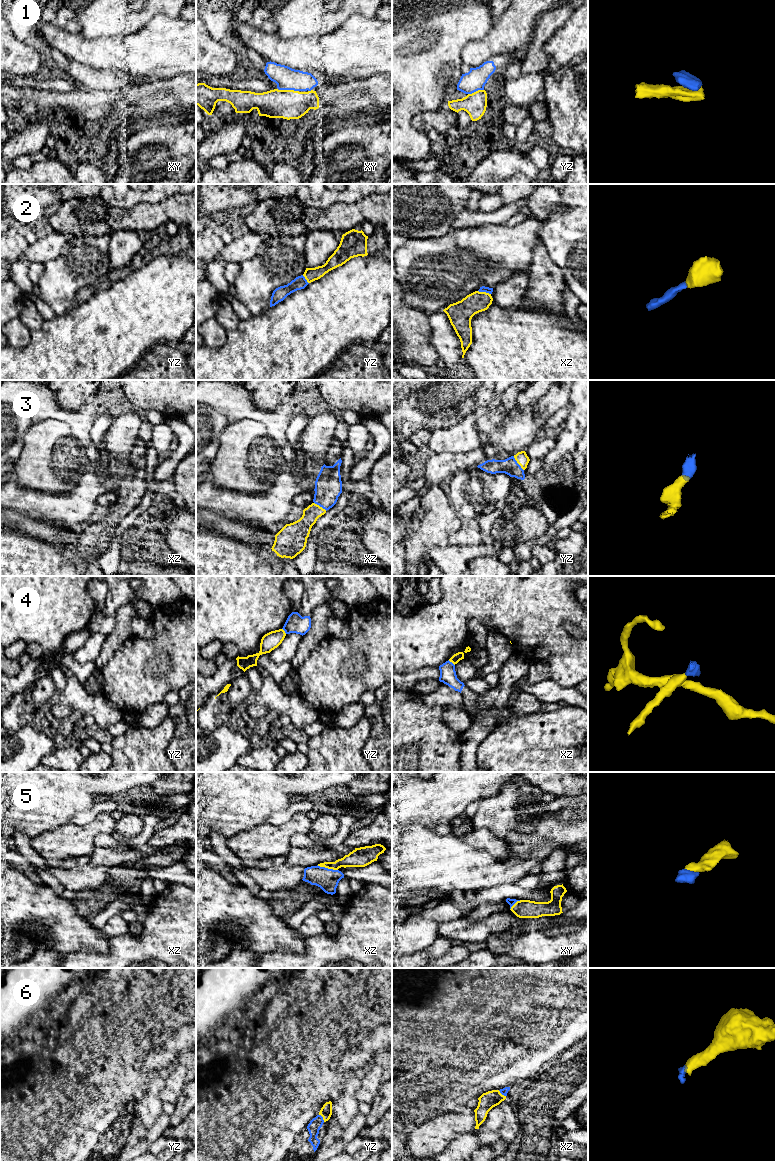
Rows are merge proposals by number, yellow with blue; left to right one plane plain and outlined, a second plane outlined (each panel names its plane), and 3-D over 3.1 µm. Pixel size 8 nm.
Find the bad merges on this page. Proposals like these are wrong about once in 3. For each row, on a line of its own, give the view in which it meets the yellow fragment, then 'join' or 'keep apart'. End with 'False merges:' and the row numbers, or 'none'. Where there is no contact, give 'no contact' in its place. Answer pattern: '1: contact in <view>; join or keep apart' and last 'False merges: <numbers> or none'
1: contact in xy; keep apart
2: contact in xz; join
3: contact in yz; join
4: contact in xz; keep apart
5: contact in xz; join
6: contact in yz; join
False merges: 1, 4

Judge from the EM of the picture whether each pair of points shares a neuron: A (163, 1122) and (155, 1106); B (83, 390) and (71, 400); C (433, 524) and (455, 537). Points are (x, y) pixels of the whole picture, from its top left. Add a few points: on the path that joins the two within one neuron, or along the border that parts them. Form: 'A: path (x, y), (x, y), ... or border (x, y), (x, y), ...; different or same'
A: border (162, 1111), (149, 1127), (145, 1127), (136, 1115); different
B: path (80, 391), (74, 397); same
C: border (463, 522), (458, 528), (449, 532), (447, 544); different

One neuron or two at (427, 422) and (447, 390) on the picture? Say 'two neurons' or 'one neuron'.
one neuron

